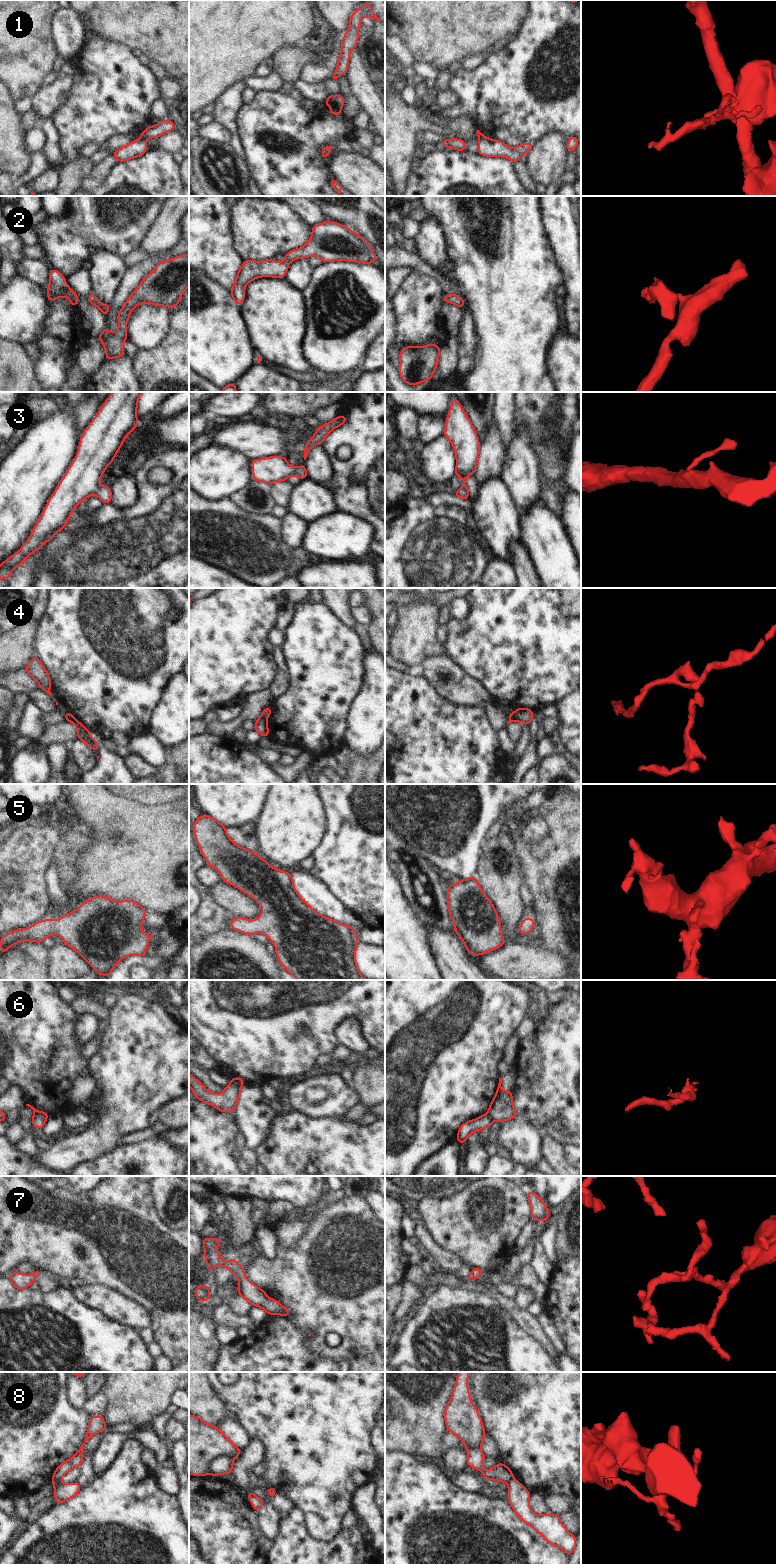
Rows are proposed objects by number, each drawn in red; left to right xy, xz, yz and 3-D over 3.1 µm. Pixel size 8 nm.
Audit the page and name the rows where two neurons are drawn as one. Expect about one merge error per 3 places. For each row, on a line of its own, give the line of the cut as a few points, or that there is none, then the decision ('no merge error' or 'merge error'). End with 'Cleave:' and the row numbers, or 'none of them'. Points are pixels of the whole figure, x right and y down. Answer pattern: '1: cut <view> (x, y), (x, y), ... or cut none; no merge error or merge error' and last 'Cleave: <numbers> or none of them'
1: cut xy (141, 138), (144, 140); merge error
2: cut none; no merge error
3: cut none; no merge error
4: cut xz (261, 715), (266, 720); merge error
5: cut none; no merge error
6: cut xz (230, 1082), (240, 1087); merge error
7: cut none; no merge error
8: cut xy (59, 1480), (53, 1483); merge error
Cleave: 1, 4, 6, 8

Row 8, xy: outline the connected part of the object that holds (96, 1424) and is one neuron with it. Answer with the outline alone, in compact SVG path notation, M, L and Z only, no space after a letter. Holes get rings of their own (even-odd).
M103 1415L100 1416L91 1416L89 1427L84 1439L84 1443L81 1445L80 1449L72 1456L71 1459L61 1463L56 1468L51 1483L54 1484L57 1481L60 1481L62 1477L73 1470L74 1468L79 1468L83 1461L83 1452L85 1442L96 1435L98 1432L103 1432L107 1429L107 1425L103 1420Z

